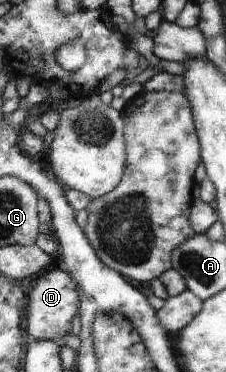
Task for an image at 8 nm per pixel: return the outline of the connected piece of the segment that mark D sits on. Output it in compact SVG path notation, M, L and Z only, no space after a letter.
M60 266L48 273L43 273L39 278L29 284L29 296L31 303L28 304L28 317L25 321L25 328L28 330L30 339L34 340L52 340L56 341L71 331L72 319L80 314L82 309L82 289L75 277L72 277L70 271Z

